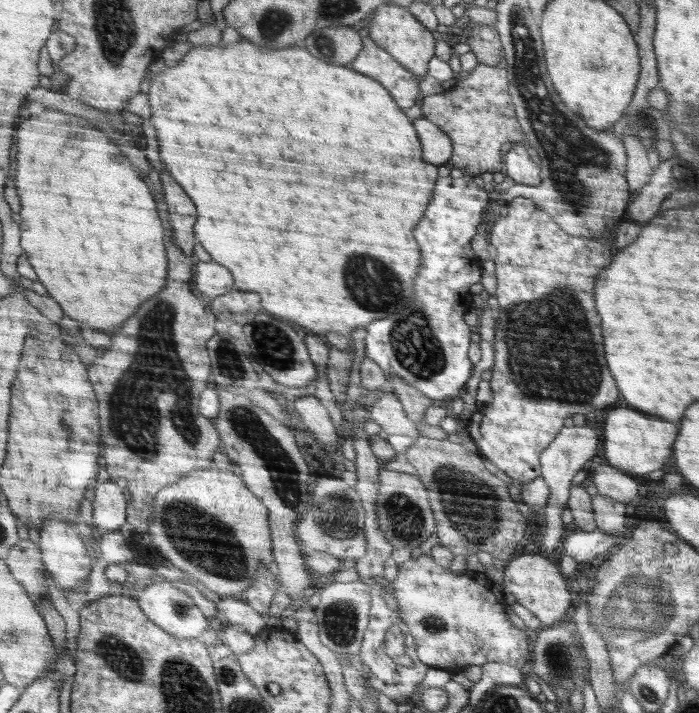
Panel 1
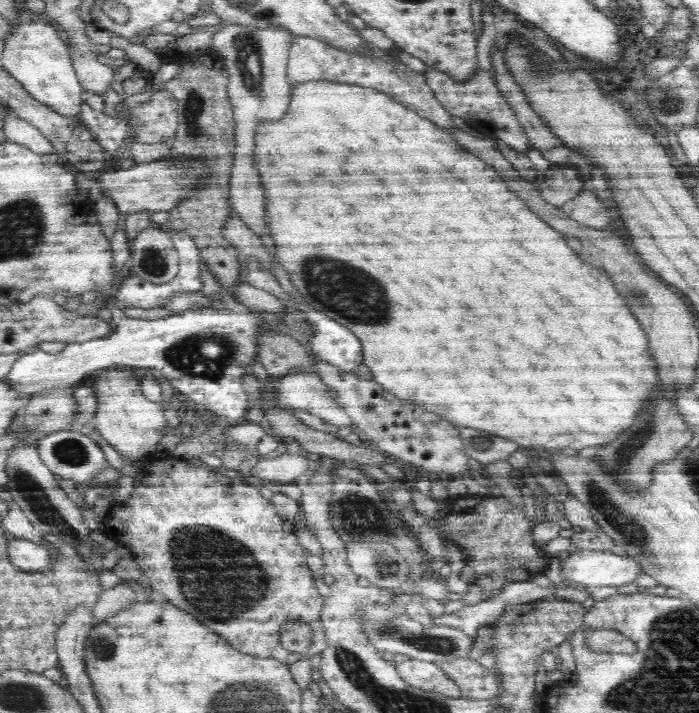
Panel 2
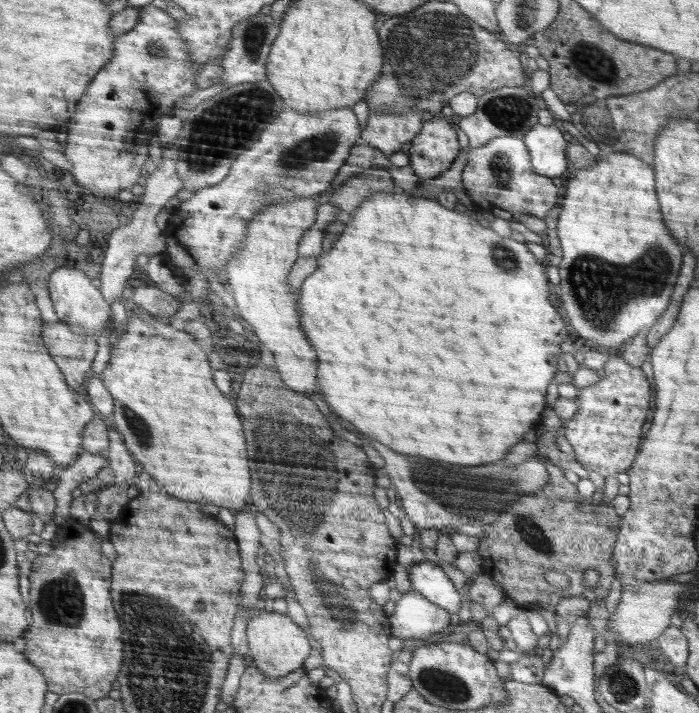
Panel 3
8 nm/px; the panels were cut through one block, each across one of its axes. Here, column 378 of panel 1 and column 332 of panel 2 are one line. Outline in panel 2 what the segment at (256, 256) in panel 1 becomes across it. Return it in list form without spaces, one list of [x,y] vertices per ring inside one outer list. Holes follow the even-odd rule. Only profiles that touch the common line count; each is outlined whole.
[[[327,79],[298,82],[296,86],[292,85],[289,106],[288,114],[280,122],[264,124],[256,130],[256,162],[253,162],[262,176],[261,182],[264,180],[265,220],[277,249],[276,258],[289,274],[305,304],[358,337],[364,364],[370,367],[374,381],[399,399],[412,401],[452,424],[512,438],[512,442],[528,450],[540,448],[546,452],[556,452],[570,446],[580,452],[590,446],[606,446],[616,440],[620,430],[628,430],[628,426],[636,422],[636,414],[648,406],[648,398],[652,396],[652,390],[656,390],[658,382],[656,366],[652,366],[652,354],[648,354],[648,338],[644,338],[642,326],[636,322],[632,310],[628,310],[624,298],[616,294],[608,274],[582,260],[574,252],[578,248],[573,241],[532,213],[509,190],[492,166],[464,149],[450,132],[422,118],[402,103],[398,104],[386,93],[368,87],[328,82]],[[322,270],[334,270],[334,286],[322,282]]]

